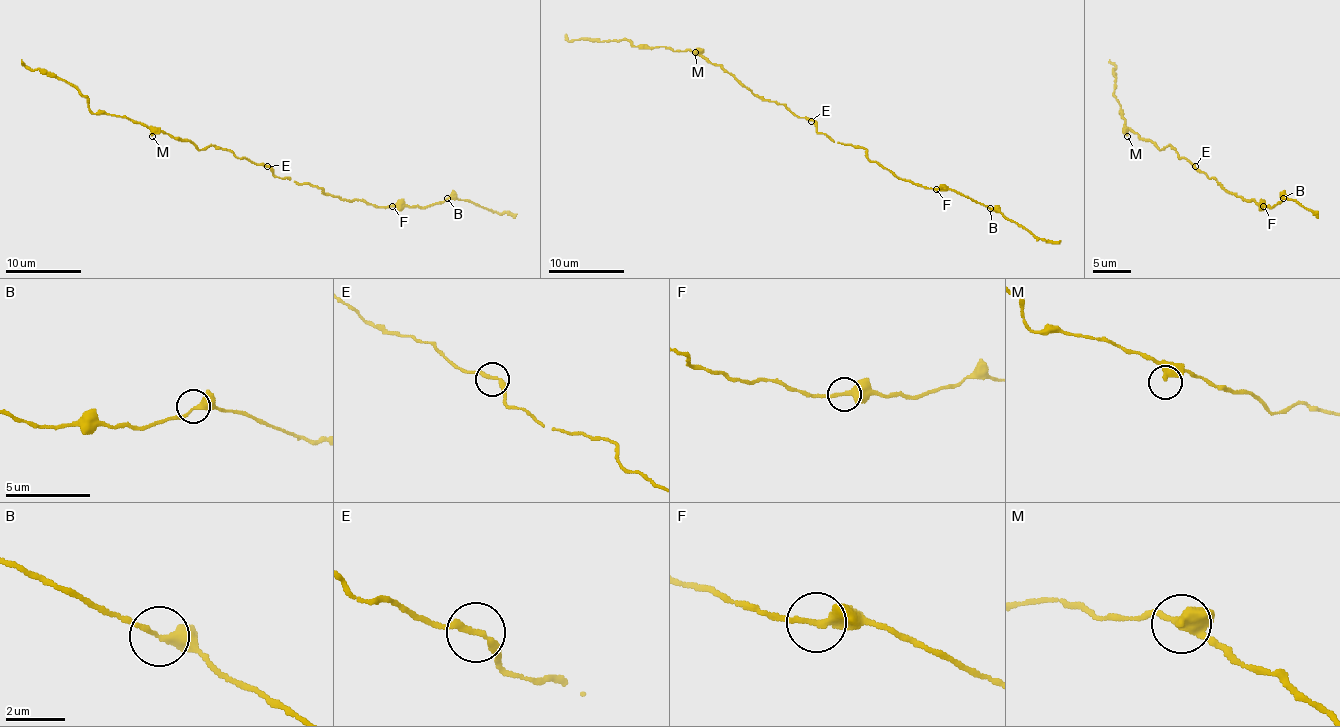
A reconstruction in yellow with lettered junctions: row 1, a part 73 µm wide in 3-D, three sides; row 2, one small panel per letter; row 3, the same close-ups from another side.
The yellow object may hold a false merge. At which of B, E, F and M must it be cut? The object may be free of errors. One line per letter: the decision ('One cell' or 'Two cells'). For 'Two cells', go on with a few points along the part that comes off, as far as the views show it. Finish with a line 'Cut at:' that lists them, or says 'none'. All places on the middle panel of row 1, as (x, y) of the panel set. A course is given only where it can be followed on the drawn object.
B: One cell
E: One cell
F: One cell
M: One cell
Cut at: none

